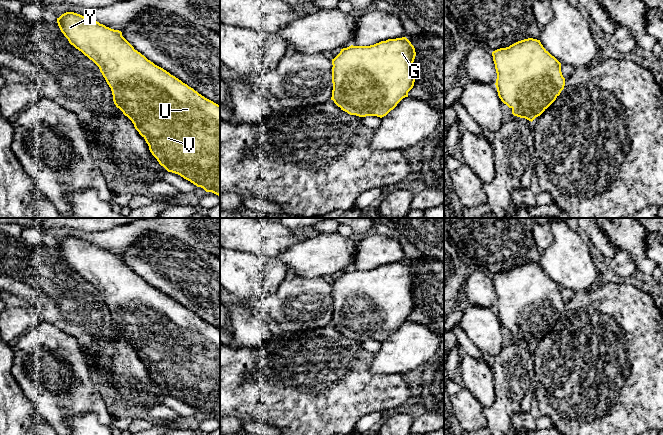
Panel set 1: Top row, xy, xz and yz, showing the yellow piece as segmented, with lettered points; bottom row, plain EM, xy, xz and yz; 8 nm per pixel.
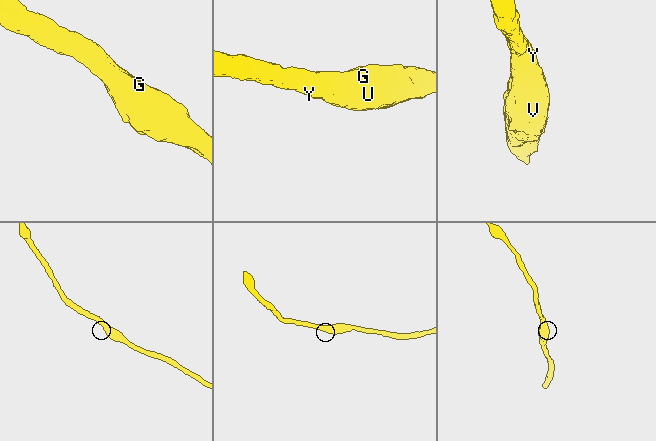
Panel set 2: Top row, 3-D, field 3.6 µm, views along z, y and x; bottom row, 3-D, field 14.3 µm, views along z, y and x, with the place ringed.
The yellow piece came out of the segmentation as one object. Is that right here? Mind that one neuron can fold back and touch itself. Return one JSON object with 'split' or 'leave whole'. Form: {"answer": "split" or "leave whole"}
{"answer": "leave whole"}

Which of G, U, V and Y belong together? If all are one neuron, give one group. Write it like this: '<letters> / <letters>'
G U V Y

